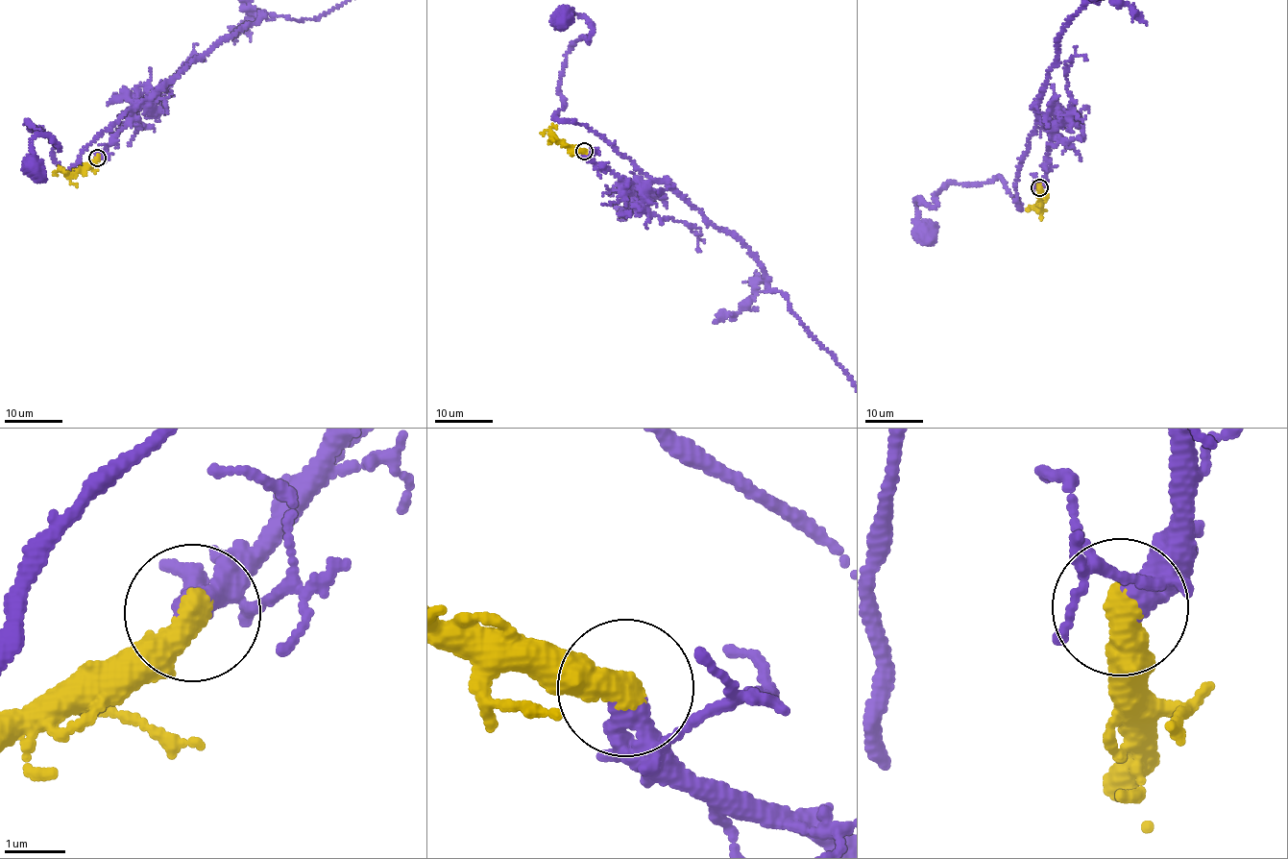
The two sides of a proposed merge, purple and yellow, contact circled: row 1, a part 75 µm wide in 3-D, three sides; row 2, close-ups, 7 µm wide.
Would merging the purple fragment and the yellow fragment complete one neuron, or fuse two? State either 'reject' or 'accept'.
accept

